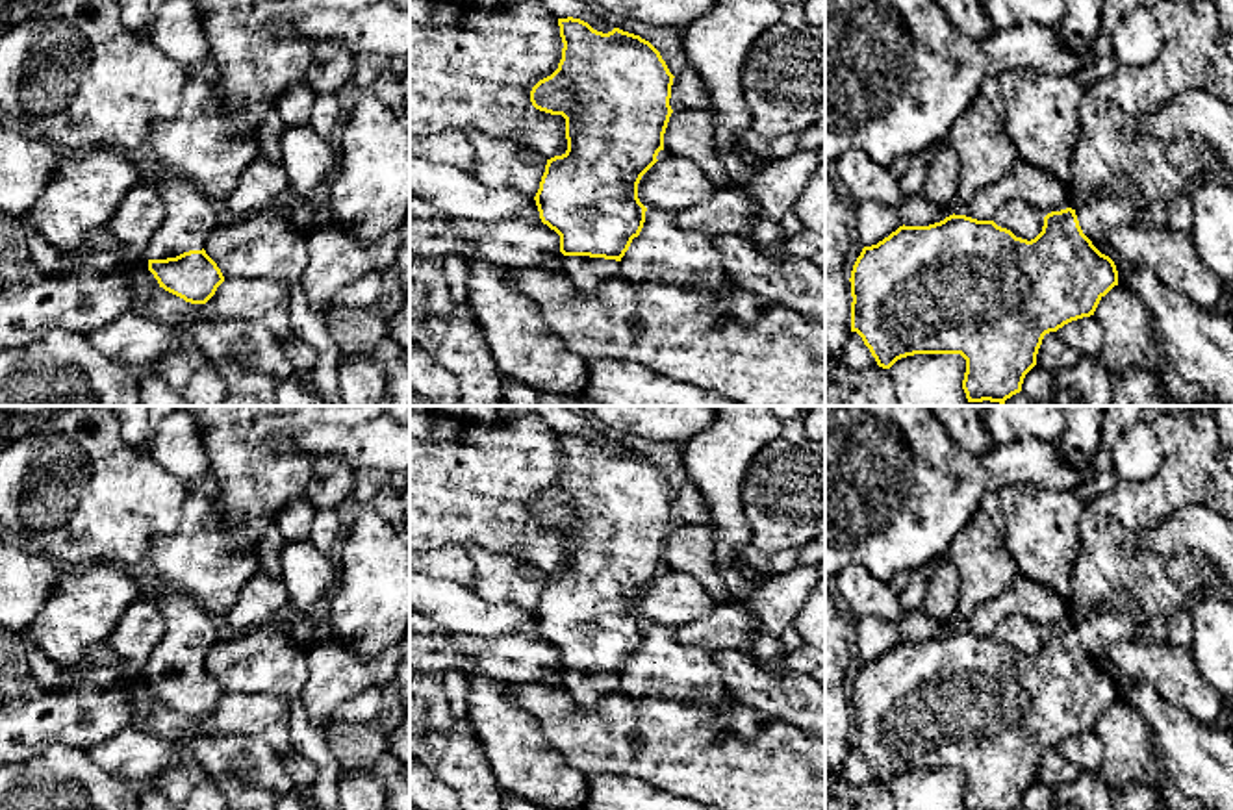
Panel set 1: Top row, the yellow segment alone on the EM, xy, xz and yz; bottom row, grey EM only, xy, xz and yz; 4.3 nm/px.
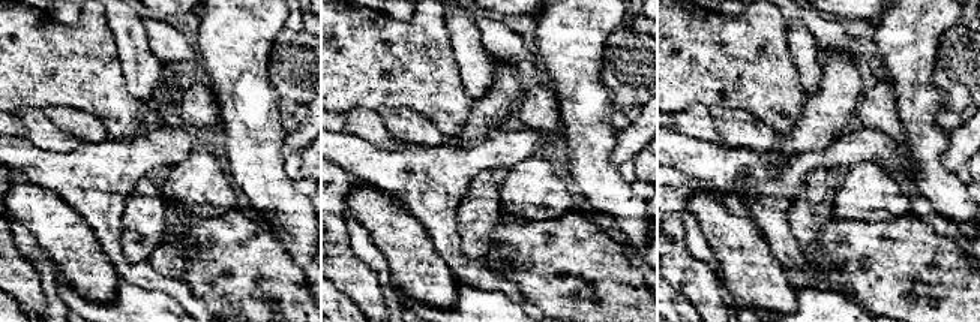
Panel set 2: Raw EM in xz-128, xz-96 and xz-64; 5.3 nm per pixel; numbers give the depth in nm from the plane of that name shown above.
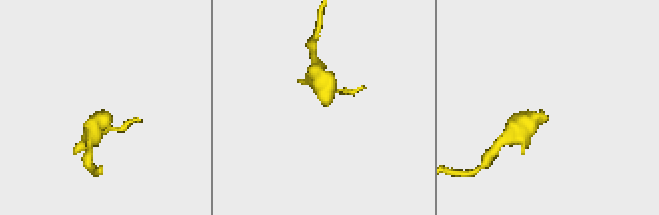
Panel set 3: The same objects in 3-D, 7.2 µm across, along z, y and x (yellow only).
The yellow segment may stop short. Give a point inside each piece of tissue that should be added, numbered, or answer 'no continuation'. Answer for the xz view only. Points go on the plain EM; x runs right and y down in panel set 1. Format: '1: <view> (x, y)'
1: xz (586, 688)

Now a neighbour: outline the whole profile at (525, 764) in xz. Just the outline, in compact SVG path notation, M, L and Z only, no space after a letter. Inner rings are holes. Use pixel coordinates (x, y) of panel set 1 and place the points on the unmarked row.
M471 673L467 712L506 795L538 808L582 810L590 778L549 743L536 717L510 699L508 684Z

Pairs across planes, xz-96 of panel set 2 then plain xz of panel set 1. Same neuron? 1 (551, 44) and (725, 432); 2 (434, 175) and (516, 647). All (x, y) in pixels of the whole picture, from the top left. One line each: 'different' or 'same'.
1: same
2: different

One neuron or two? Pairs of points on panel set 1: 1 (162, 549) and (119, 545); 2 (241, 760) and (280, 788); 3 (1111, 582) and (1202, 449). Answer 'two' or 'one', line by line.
1: two
2: one
3: one

